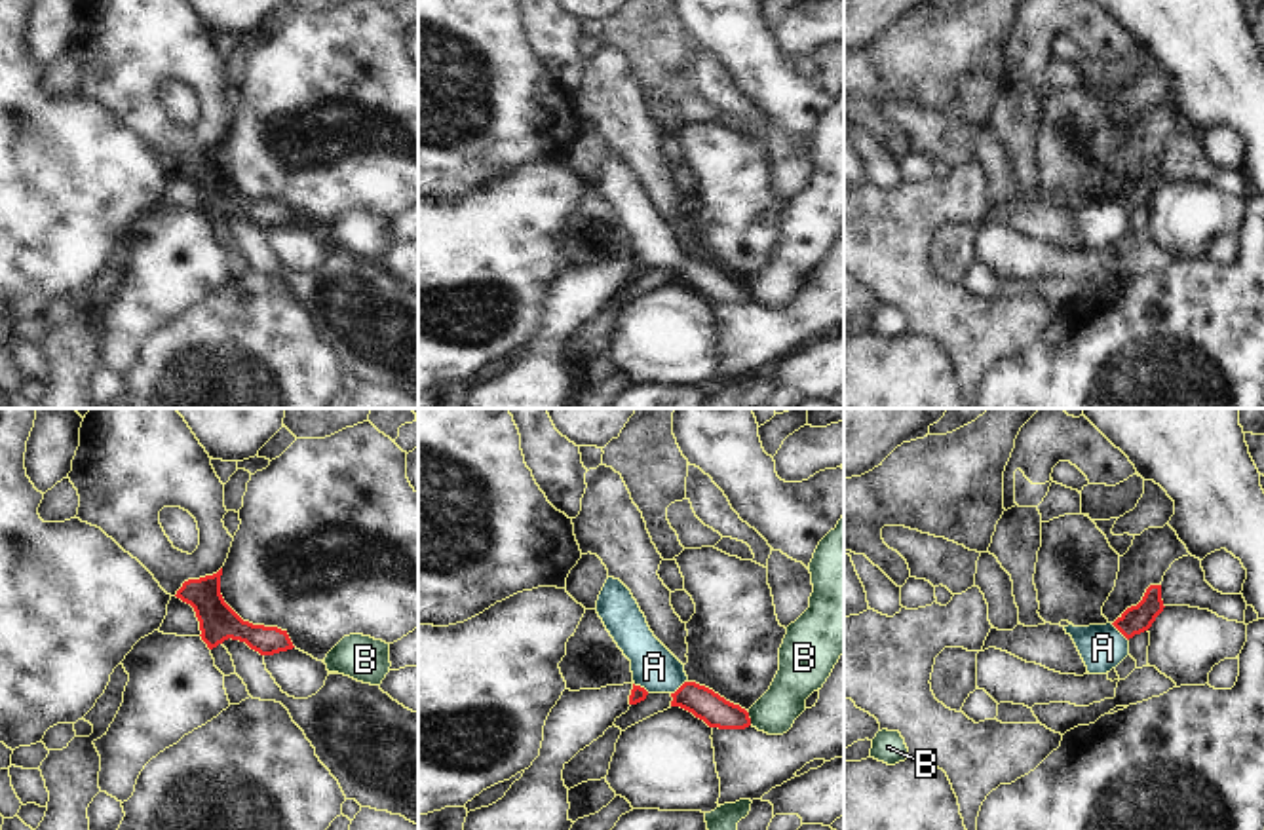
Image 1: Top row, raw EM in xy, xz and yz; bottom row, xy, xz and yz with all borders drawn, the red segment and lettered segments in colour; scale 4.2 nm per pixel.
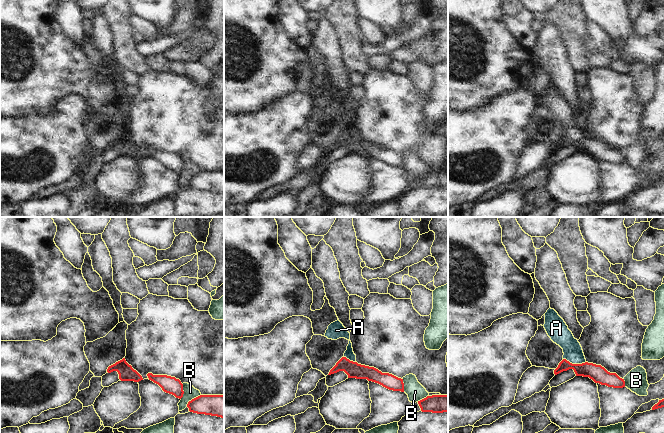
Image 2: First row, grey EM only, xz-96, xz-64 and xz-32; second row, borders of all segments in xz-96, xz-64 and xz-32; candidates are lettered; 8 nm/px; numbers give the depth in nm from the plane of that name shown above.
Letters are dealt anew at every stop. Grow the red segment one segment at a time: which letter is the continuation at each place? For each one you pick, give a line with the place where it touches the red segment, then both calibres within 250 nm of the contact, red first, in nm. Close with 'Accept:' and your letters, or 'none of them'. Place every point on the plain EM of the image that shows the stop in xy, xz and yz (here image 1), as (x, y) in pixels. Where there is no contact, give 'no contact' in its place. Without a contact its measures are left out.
A: meets red in yz at (1120, 206); 120 nm thick on the red side, 190 nm on the other
Accept: A

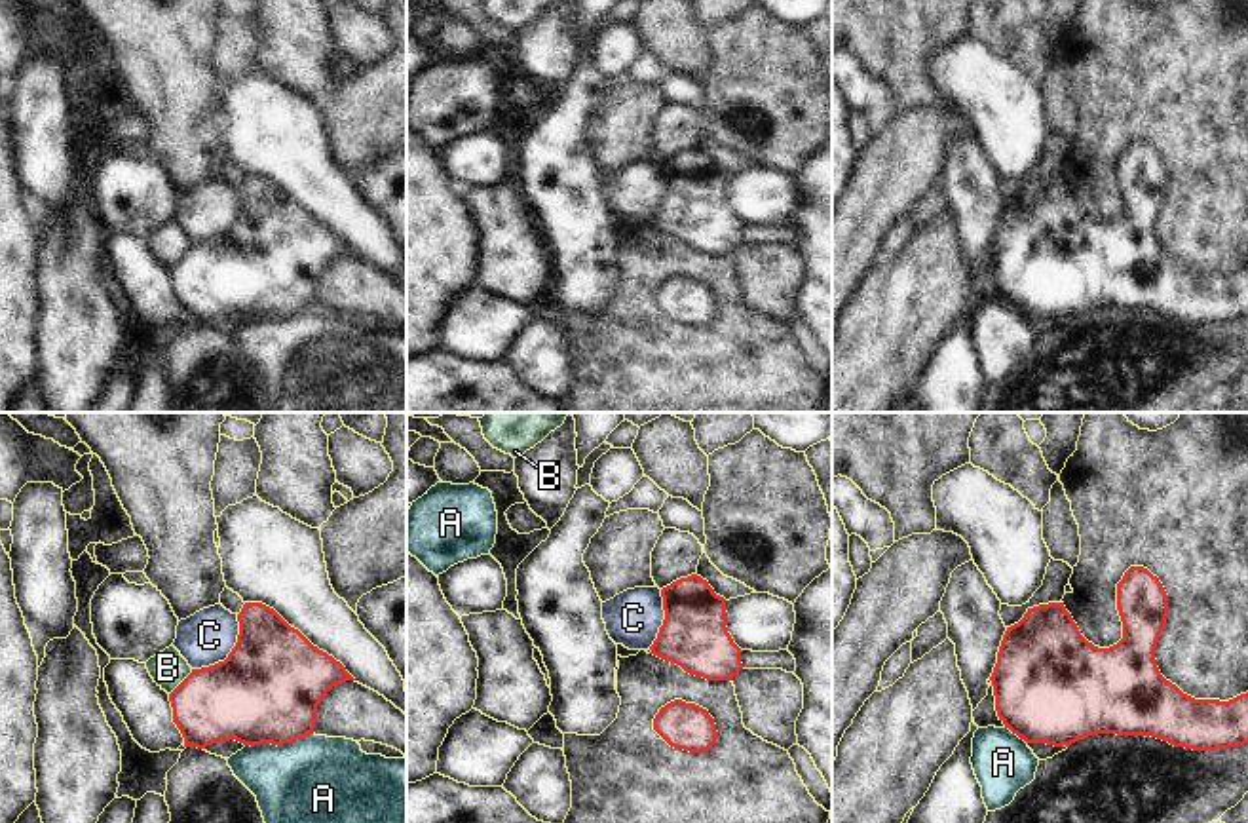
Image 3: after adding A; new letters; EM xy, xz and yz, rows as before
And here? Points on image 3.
Accept: none of them

